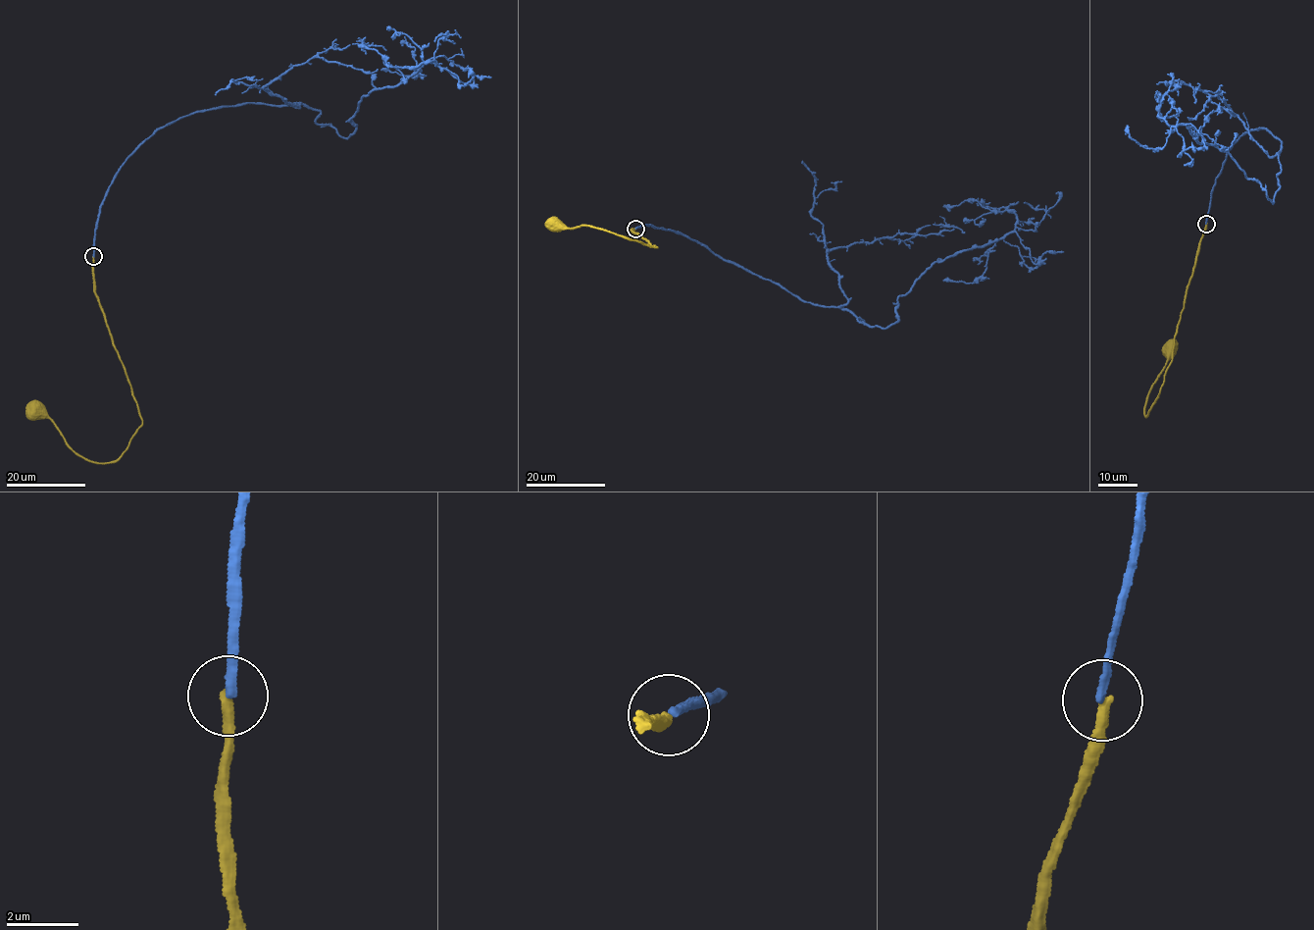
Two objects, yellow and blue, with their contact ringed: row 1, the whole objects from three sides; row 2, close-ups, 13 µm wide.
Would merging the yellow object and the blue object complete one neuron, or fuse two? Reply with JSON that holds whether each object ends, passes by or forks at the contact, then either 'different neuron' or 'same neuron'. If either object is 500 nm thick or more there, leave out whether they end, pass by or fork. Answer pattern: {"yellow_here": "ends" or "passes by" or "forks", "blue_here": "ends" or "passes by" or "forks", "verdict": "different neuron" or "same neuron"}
{"yellow_here": "ends", "blue_here": "ends", "verdict": "different neuron"}

